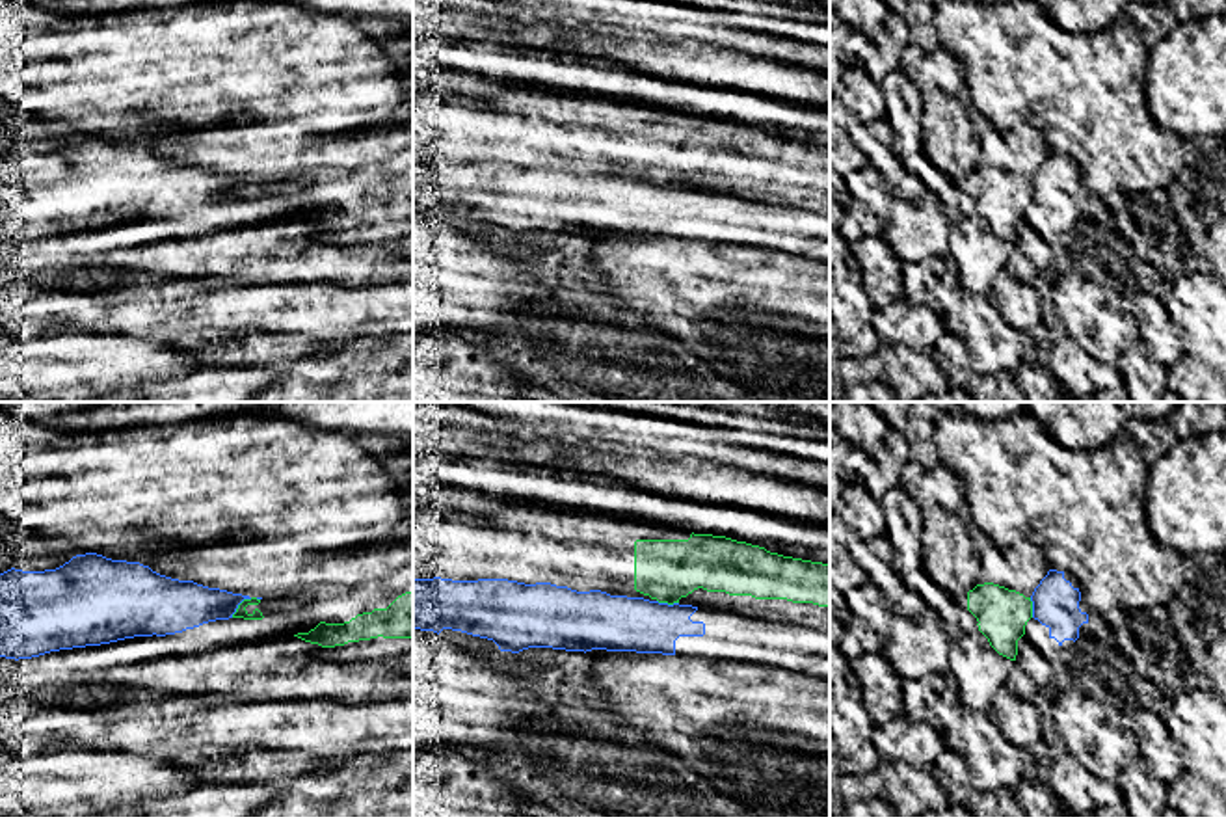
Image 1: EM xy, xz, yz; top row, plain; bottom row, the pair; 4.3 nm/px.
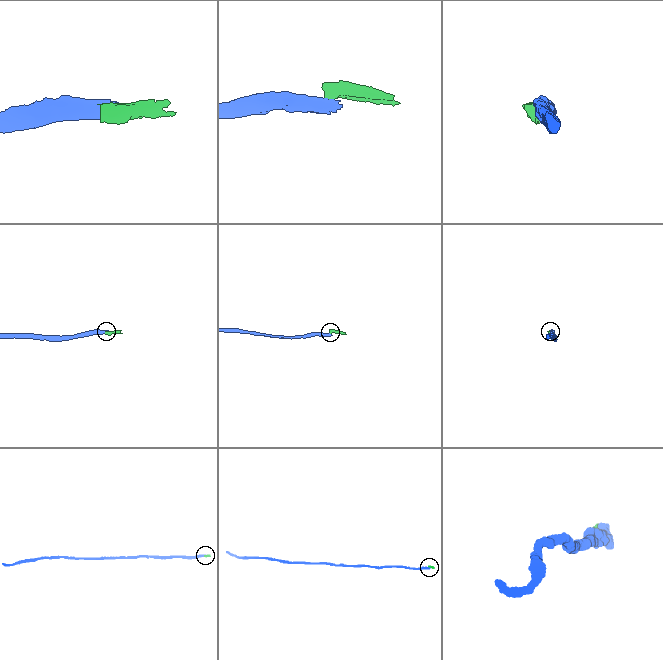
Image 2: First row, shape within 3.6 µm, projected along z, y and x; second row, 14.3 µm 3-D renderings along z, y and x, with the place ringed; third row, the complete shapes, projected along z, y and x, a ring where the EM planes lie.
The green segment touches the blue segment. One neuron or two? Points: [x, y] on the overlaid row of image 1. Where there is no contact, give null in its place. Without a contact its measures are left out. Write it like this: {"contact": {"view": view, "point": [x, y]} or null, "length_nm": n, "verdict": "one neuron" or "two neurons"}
{"contact": {"view": "xy", "point": [239, 605]}, "length_nm": 130, "verdict": "two neurons"}

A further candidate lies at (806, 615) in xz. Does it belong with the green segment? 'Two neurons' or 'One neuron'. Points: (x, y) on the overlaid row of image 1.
One neuron

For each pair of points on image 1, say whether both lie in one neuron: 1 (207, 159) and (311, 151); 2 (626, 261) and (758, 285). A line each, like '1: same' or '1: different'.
1: same
2: same

